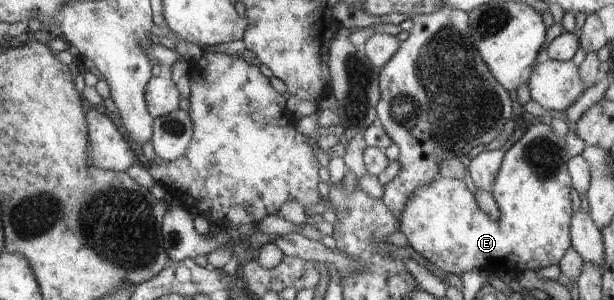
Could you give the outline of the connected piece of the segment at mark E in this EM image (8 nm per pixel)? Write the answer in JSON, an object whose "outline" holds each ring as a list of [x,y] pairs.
{"outline":[[[534,124],[504,153],[494,178],[491,193],[500,210],[498,220],[478,207],[465,182],[441,174],[434,182],[416,188],[414,196],[410,196],[402,212],[400,231],[417,255],[456,276],[474,268],[523,272],[558,265],[569,251],[572,236],[566,162],[564,137],[554,133],[548,124]]]}

